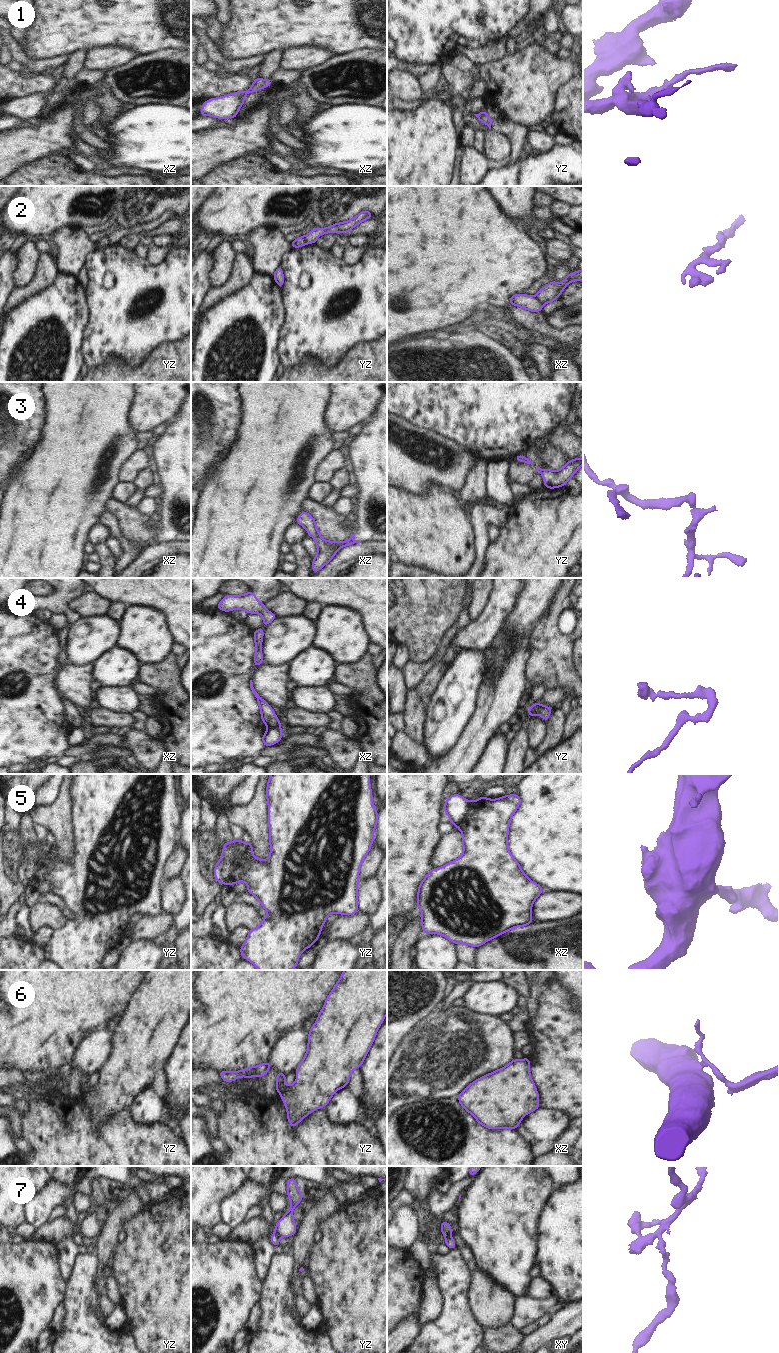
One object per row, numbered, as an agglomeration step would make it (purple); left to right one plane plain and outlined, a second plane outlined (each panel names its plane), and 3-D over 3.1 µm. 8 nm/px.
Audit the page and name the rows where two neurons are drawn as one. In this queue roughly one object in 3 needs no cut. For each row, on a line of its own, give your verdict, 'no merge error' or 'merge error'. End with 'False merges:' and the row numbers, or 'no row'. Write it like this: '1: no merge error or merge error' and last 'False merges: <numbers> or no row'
1: no merge error
2: merge error
3: no merge error
4: merge error
5: merge error
6: merge error
7: merge error
False merges: 2, 4, 5, 6, 7

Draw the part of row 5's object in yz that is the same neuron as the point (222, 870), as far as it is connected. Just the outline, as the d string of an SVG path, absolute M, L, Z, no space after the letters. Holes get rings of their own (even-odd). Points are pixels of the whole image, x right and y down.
M235 840L223 844L221 858L216 862L214 869L214 879L218 880L223 886L230 883L233 860L239 854L240 850L241 848Z

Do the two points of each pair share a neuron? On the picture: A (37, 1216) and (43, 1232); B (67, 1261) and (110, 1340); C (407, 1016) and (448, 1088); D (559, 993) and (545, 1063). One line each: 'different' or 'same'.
A: different
B: different
C: different
D: same

